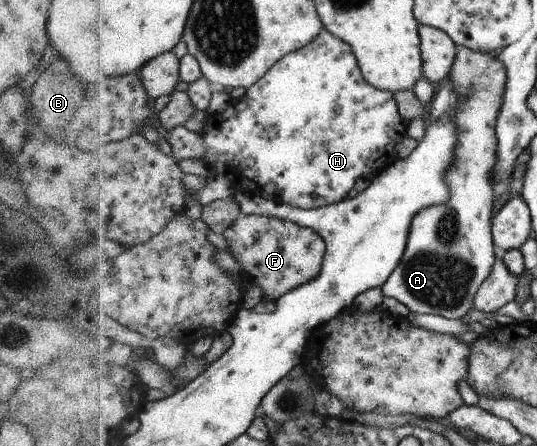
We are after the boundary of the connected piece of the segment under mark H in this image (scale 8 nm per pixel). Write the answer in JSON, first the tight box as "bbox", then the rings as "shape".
{"bbox":[169,28,403,209],"shape":[[[325,28],[321,32],[321,36],[317,40],[313,40],[309,46],[285,56],[279,64],[275,64],[275,68],[263,80],[259,80],[255,86],[247,89],[246,95],[241,102],[230,102],[228,108],[218,115],[217,122],[213,124],[213,128],[207,134],[191,132],[185,124],[177,126],[175,130],[169,130],[173,154],[179,160],[202,160],[216,175],[227,176],[231,182],[234,182],[234,186],[238,190],[242,189],[243,191],[259,194],[263,198],[278,203],[291,204],[291,206],[303,209],[319,209],[343,202],[343,196],[351,190],[351,186],[355,186],[357,178],[363,176],[365,170],[383,170],[387,166],[387,160],[385,160],[387,156],[391,156],[391,162],[397,158],[395,144],[401,142],[401,134],[403,134],[403,132],[399,132],[399,128],[403,128],[403,118],[399,116],[400,109],[394,94],[369,84],[362,75],[362,71],[359,72],[359,70],[357,62],[353,60],[353,54],[351,54],[351,45],[345,44],[341,38],[337,38],[331,30]]]}

